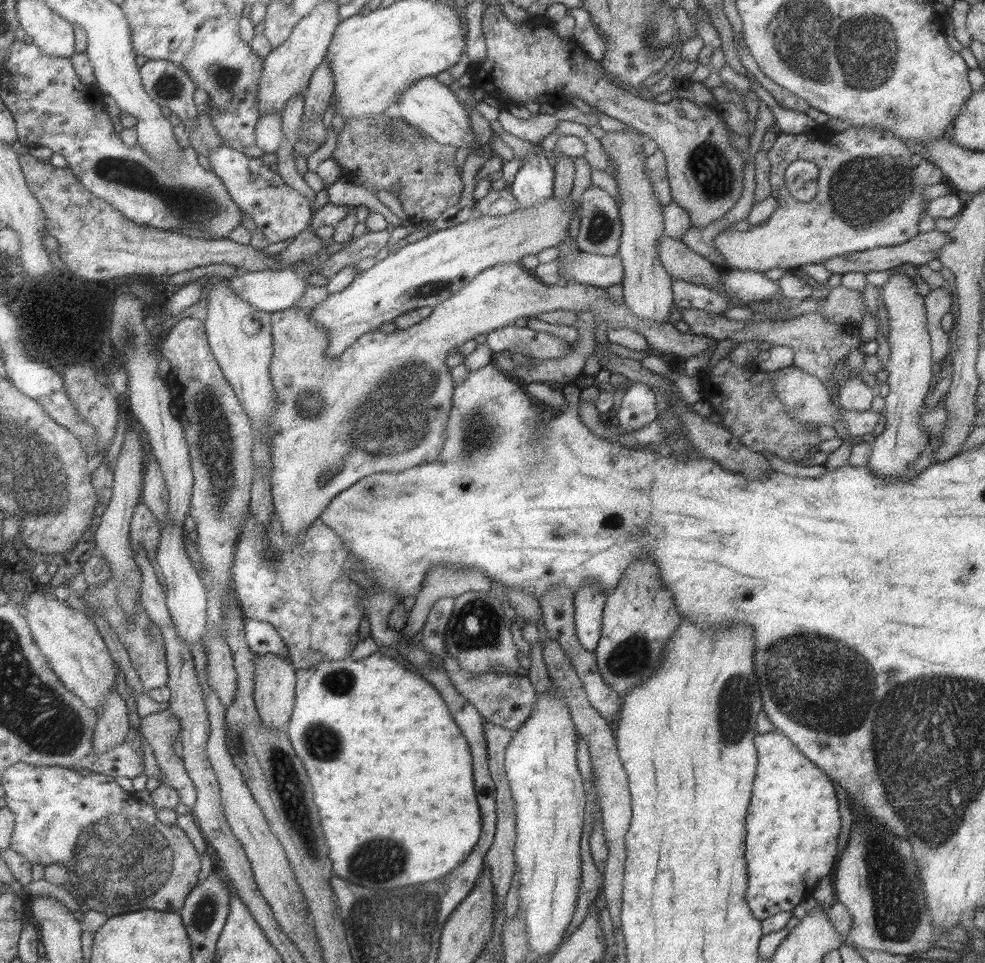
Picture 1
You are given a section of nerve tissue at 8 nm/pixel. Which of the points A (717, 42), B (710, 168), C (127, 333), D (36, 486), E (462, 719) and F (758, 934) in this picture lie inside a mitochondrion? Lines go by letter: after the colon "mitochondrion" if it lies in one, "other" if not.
A: other
B: mitochondrion
C: mitochondrion
D: mitochondrion
E: other
F: other

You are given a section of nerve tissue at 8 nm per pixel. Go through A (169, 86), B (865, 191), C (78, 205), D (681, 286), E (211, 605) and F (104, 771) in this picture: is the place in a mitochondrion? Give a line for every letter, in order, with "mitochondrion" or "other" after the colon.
A: mitochondrion
B: mitochondrion
C: other
D: other
E: other
F: other

